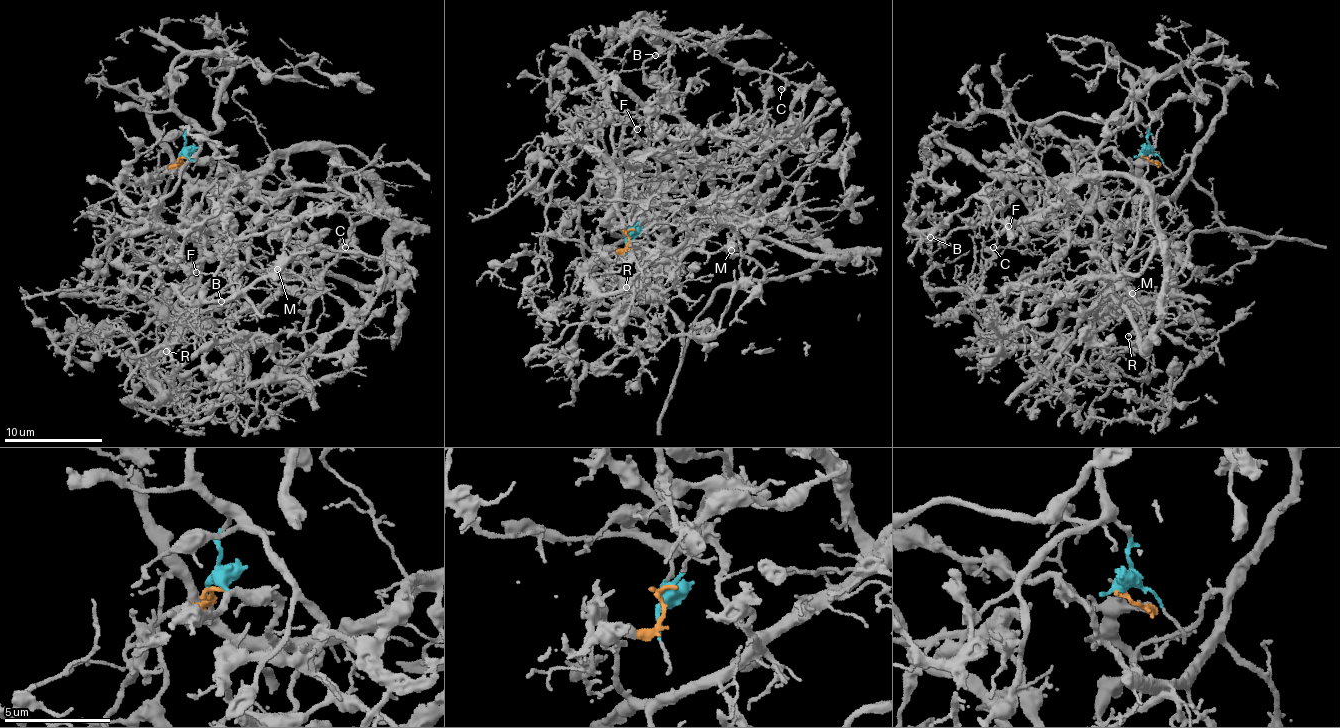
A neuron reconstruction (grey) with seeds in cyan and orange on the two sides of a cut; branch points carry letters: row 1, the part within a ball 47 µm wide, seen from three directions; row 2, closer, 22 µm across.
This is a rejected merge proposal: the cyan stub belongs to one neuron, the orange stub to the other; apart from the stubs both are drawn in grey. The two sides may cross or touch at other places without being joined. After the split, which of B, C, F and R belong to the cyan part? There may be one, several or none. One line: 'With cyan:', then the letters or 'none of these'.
With cyan: none of these

